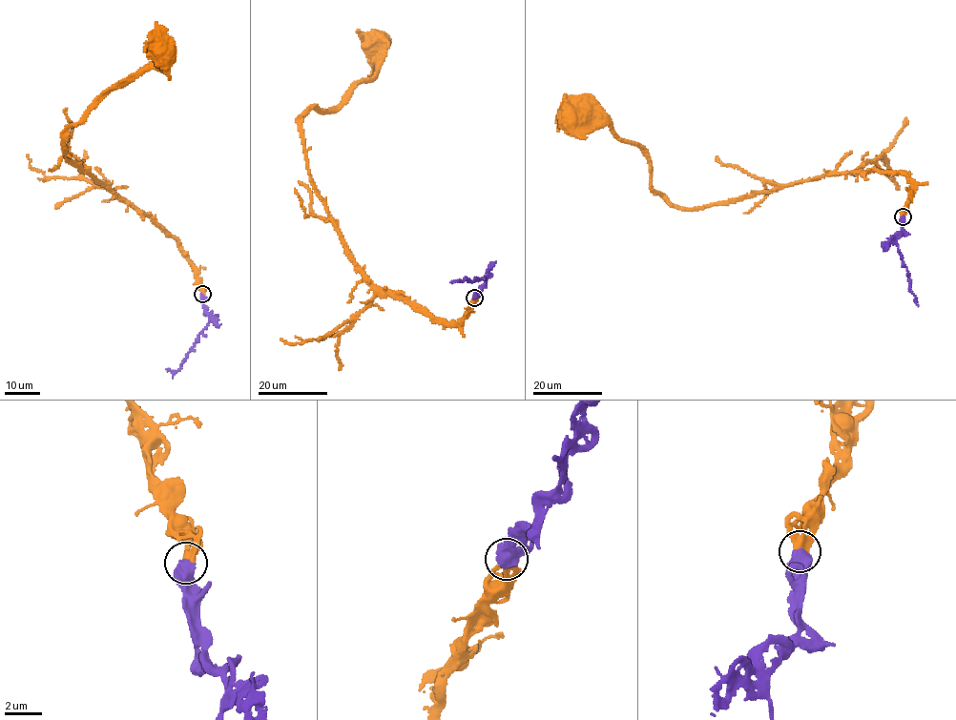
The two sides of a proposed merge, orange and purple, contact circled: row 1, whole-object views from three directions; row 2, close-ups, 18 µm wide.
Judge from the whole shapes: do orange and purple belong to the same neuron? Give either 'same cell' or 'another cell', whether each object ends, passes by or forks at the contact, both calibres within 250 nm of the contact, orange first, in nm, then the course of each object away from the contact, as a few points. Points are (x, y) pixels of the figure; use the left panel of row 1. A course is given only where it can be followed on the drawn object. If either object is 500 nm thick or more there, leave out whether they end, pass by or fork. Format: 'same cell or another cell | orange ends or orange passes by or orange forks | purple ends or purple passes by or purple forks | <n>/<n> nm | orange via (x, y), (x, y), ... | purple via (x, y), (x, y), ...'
same cell | 360/850 nm | orange via (202, 294), (196, 266), (175, 236), (67, 159), (63, 148), (69, 127), (111, 89), (157, 66), (166, 49) | purple via (202, 294), (209, 323), (177, 370), (166, 369)

